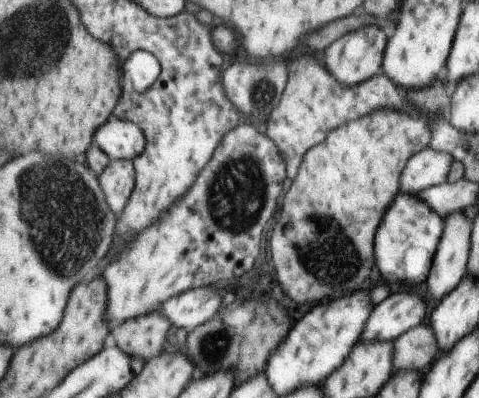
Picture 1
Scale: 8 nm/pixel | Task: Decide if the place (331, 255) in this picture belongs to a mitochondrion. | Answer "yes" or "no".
yes

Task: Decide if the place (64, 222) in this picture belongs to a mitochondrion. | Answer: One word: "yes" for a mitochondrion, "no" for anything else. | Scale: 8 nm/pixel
yes

